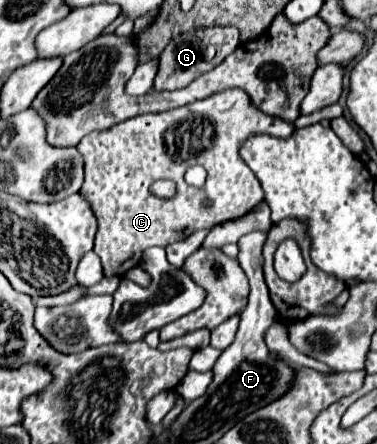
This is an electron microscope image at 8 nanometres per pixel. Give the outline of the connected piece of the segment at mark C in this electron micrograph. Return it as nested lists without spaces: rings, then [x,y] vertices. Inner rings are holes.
[[[239,89],[221,91],[217,95],[211,95],[207,99],[193,101],[189,105],[169,109],[165,113],[147,113],[137,115],[131,119],[125,119],[123,123],[117,123],[105,131],[93,131],[81,139],[77,149],[85,157],[85,183],[81,187],[81,195],[87,197],[91,203],[91,209],[97,215],[99,231],[95,237],[95,253],[101,257],[103,273],[105,277],[113,275],[125,275],[129,269],[137,267],[141,263],[141,255],[147,247],[159,245],[167,247],[175,241],[181,241],[189,237],[193,231],[199,229],[211,229],[219,223],[239,219],[251,211],[251,207],[257,207],[263,201],[263,191],[249,167],[239,157],[239,145],[255,135],[255,133],[269,133],[273,137],[289,137],[295,131],[293,123],[285,123],[283,119],[277,119],[273,115],[265,115],[257,107],[253,107],[249,95]],[[191,165],[203,165],[207,169],[207,181],[201,189],[189,187],[183,181],[185,169]],[[157,179],[171,179],[177,183],[177,195],[169,201],[157,199],[149,193],[151,183]]]

